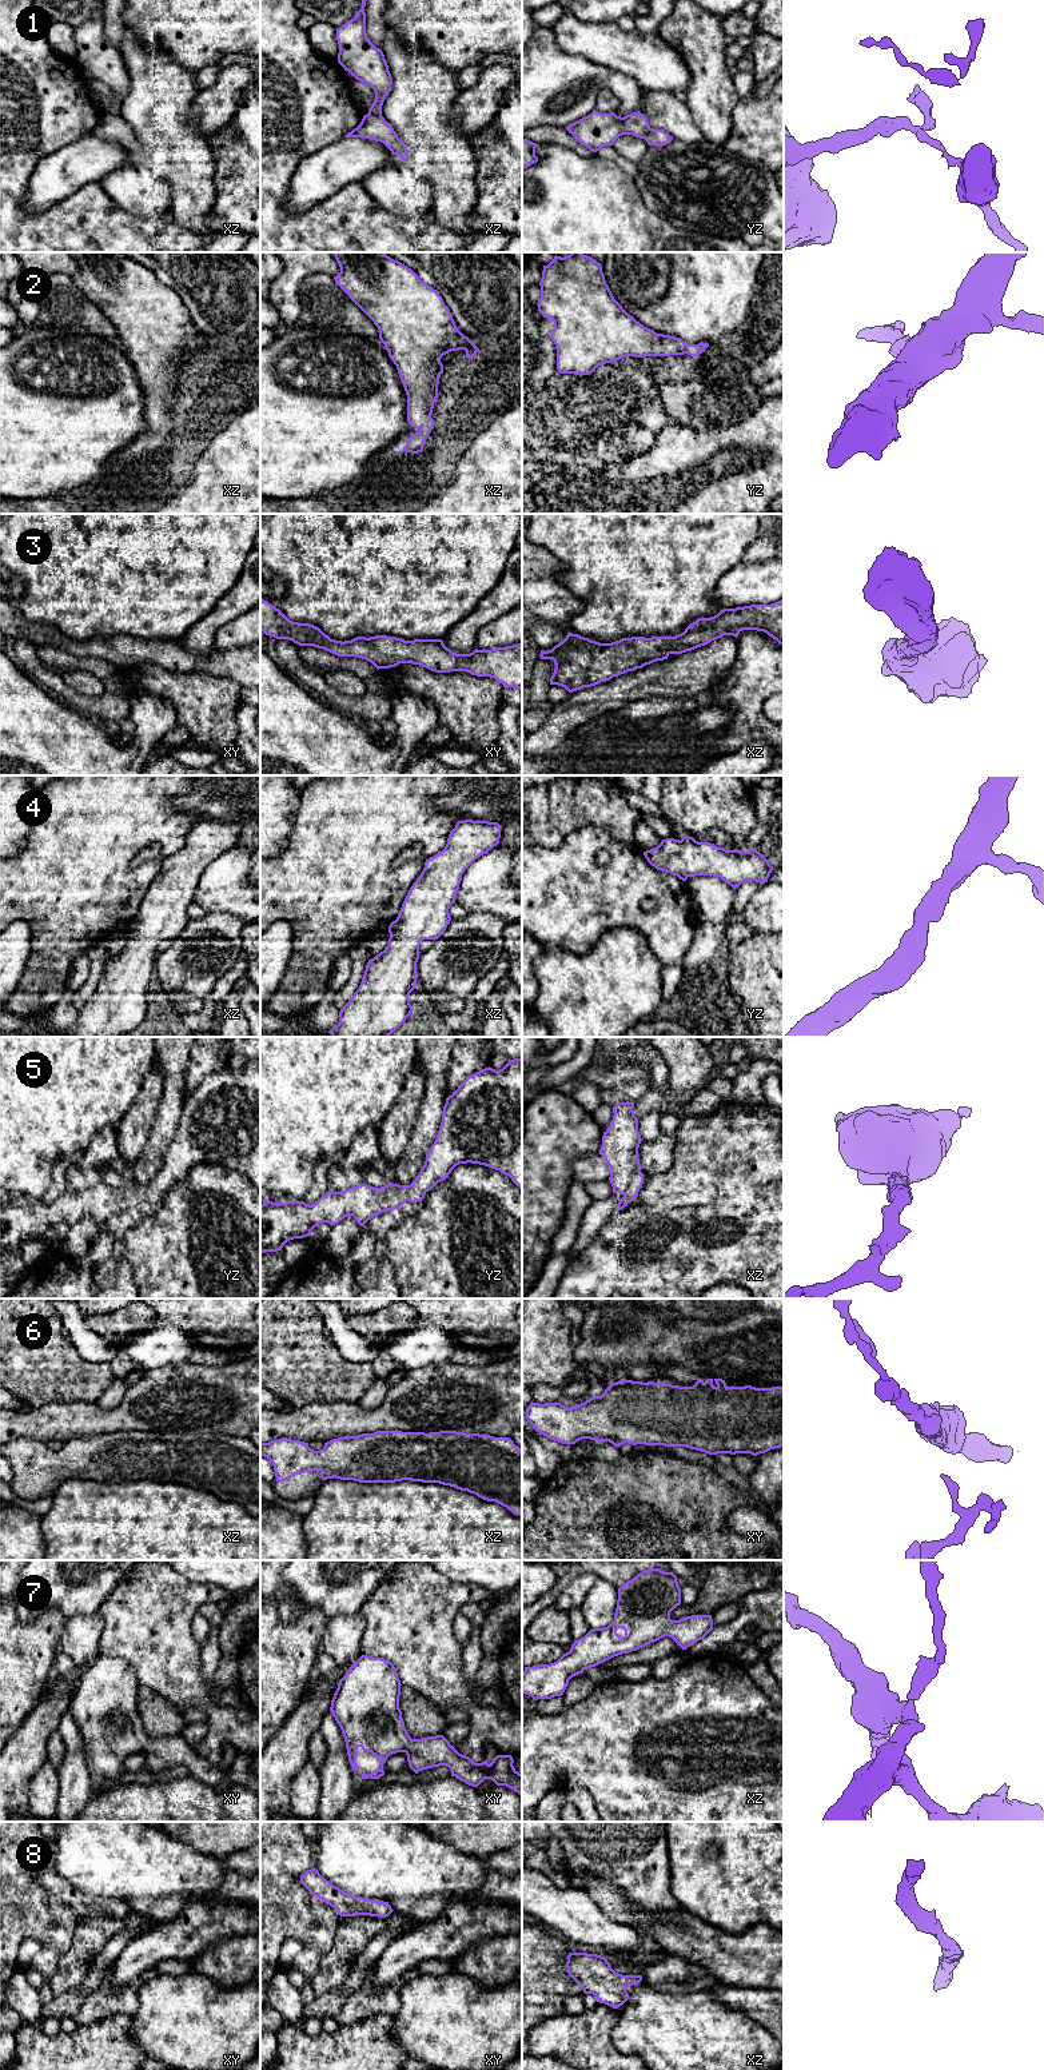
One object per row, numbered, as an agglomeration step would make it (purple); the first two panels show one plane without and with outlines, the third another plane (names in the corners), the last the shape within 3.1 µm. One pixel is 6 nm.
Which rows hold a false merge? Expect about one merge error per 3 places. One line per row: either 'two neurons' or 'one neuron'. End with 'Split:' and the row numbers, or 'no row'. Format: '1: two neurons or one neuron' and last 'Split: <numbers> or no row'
1: two neurons
2: one neuron
3: one neuron
4: one neuron
5: one neuron
6: one neuron
7: one neuron
8: one neuron
Split: 1

